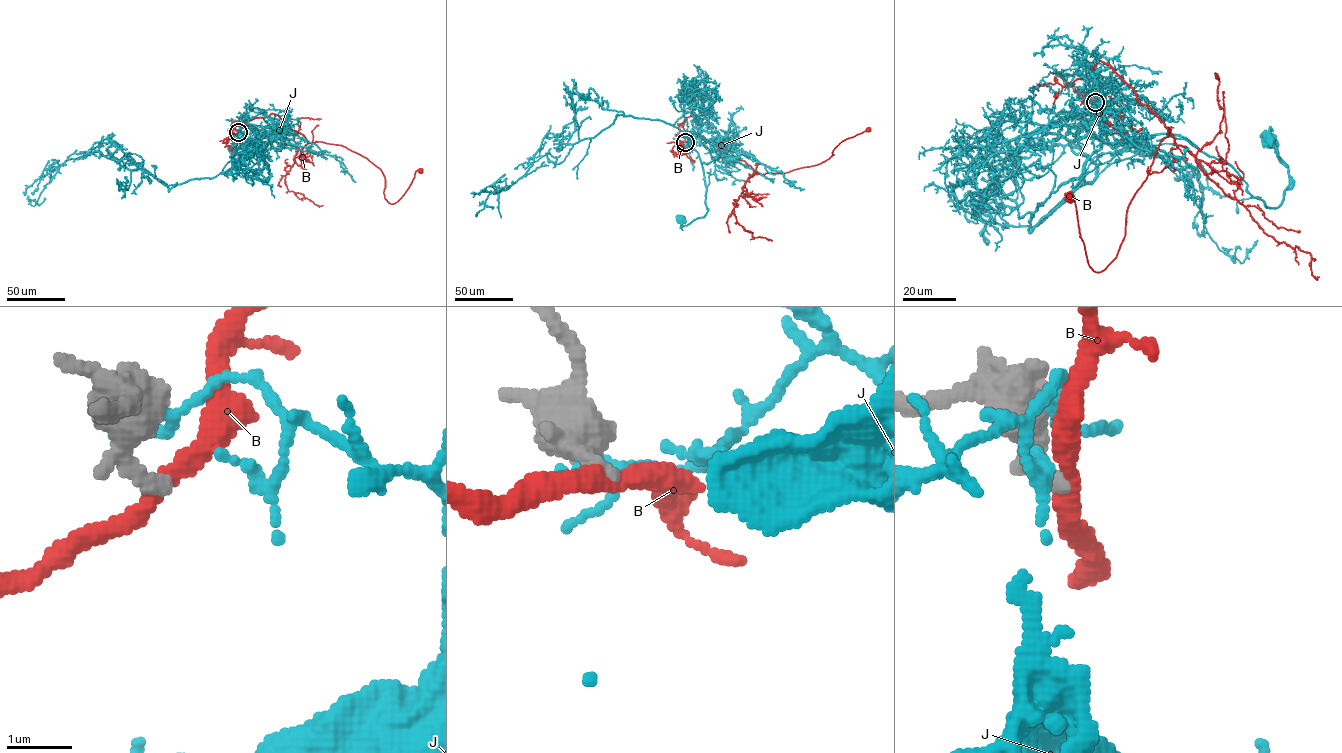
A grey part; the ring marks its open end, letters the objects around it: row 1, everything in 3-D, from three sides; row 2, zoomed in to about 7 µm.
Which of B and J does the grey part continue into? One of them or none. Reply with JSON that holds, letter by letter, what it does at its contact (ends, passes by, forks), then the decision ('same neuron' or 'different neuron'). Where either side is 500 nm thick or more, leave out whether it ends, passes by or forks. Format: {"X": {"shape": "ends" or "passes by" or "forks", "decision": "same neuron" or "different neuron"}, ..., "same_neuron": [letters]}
{"B": {"shape": "passes by", "decision": "different neuron"}, "J": {"decision": "different neuron"}, "same_neuron": []}

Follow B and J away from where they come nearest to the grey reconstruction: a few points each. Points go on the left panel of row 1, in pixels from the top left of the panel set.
B: (238, 132), (276, 114), (309, 142), (366, 158), (393, 204), (420, 170)
J: (237, 131), (243, 133), (241, 143), (247, 152), (256, 146), (260, 171), (241, 177), (232, 166), (233, 147)

